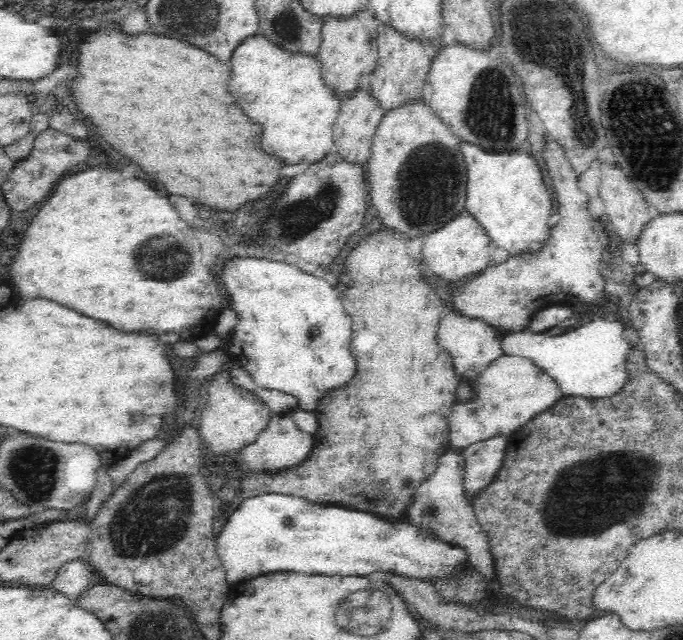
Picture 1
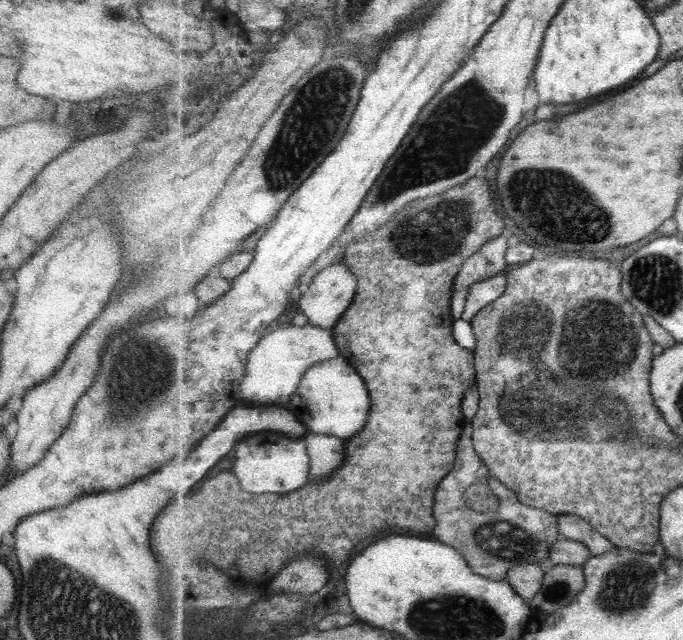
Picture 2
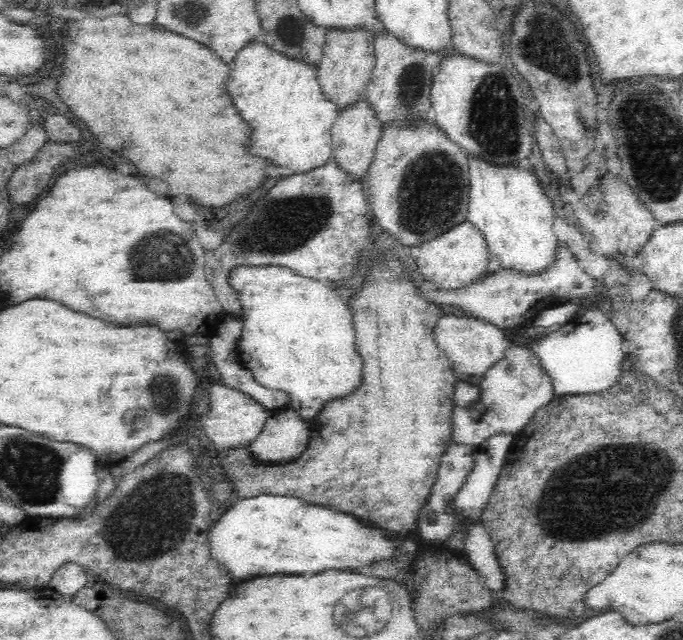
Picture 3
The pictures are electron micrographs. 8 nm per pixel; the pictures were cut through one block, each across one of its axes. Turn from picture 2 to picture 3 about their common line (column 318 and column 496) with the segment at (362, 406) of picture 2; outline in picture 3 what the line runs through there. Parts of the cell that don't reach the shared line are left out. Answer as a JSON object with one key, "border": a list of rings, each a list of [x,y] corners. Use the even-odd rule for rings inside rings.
{"border":[[[511,344],[502,360],[498,360],[479,384],[480,400],[472,408],[453,408],[451,418],[454,443],[478,445],[491,436],[508,433],[516,436],[526,427],[534,413],[555,397],[551,378],[540,368],[538,355],[520,345]]]}

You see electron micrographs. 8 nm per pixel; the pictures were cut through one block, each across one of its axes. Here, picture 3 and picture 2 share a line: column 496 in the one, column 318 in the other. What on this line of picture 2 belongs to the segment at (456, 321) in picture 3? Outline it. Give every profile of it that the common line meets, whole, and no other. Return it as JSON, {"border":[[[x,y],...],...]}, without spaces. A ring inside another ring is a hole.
{"border":[[[291,322],[279,325],[279,328],[265,336],[249,355],[242,384],[243,401],[247,400],[251,405],[262,407],[290,406],[306,370],[316,362],[341,355],[333,331],[311,324],[303,328]]]}

